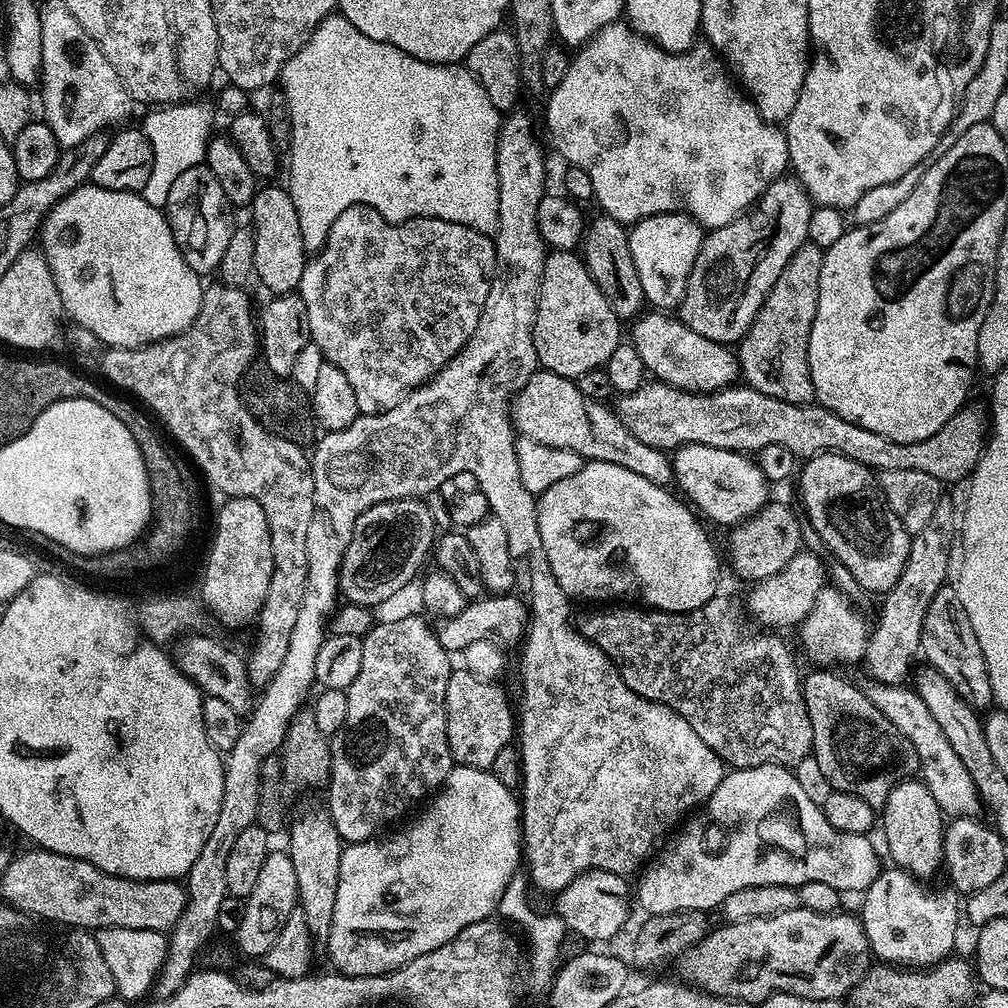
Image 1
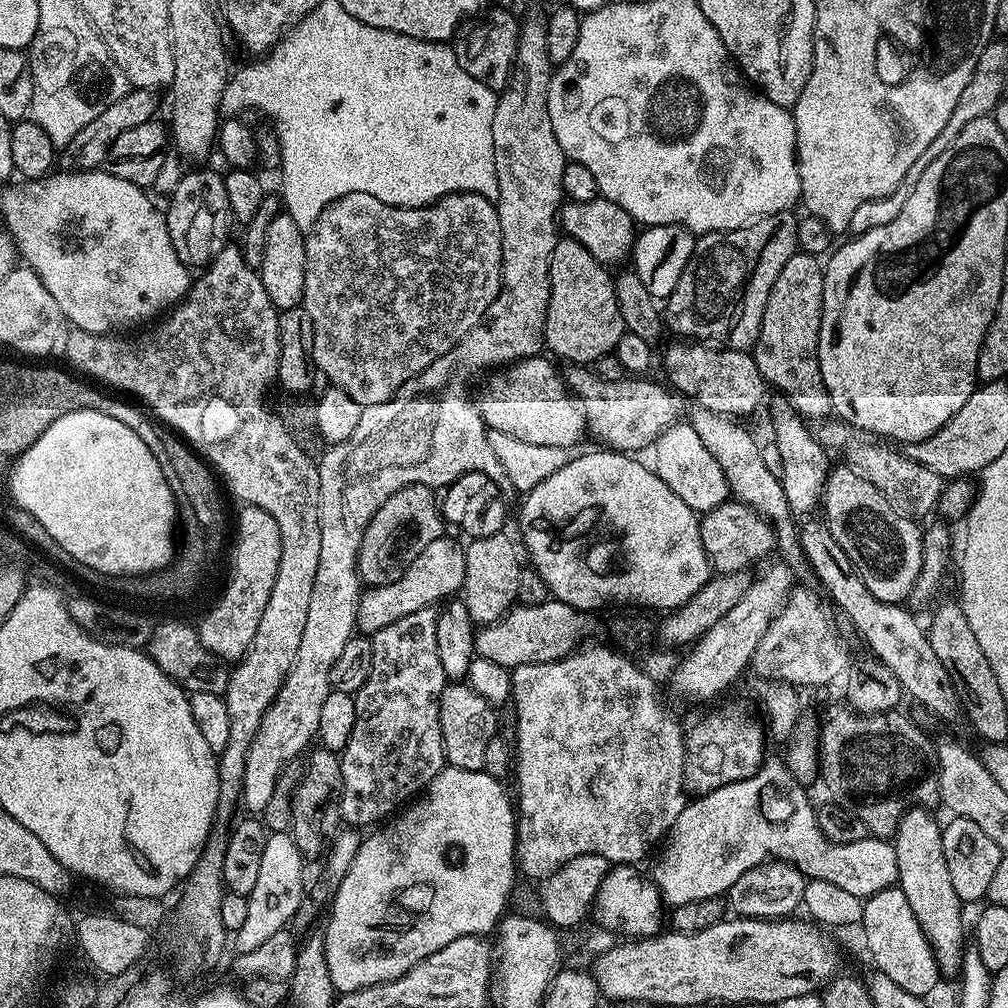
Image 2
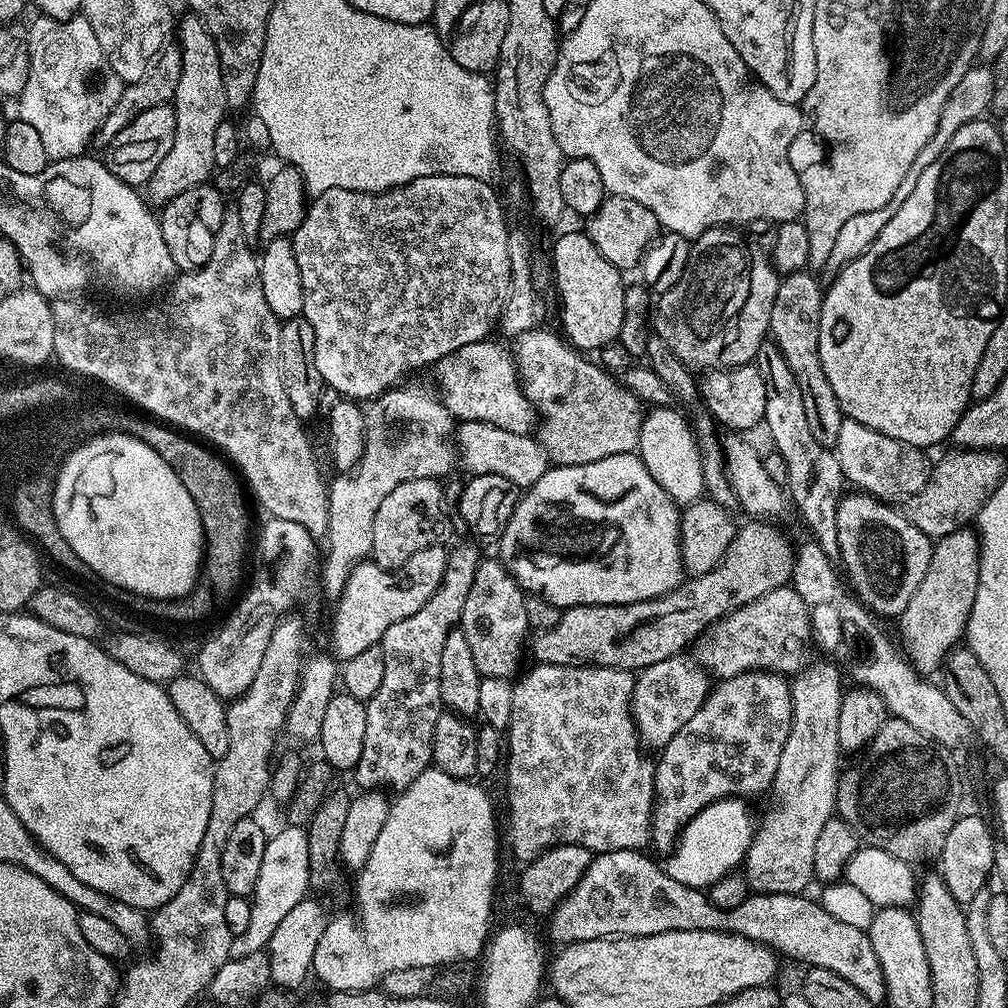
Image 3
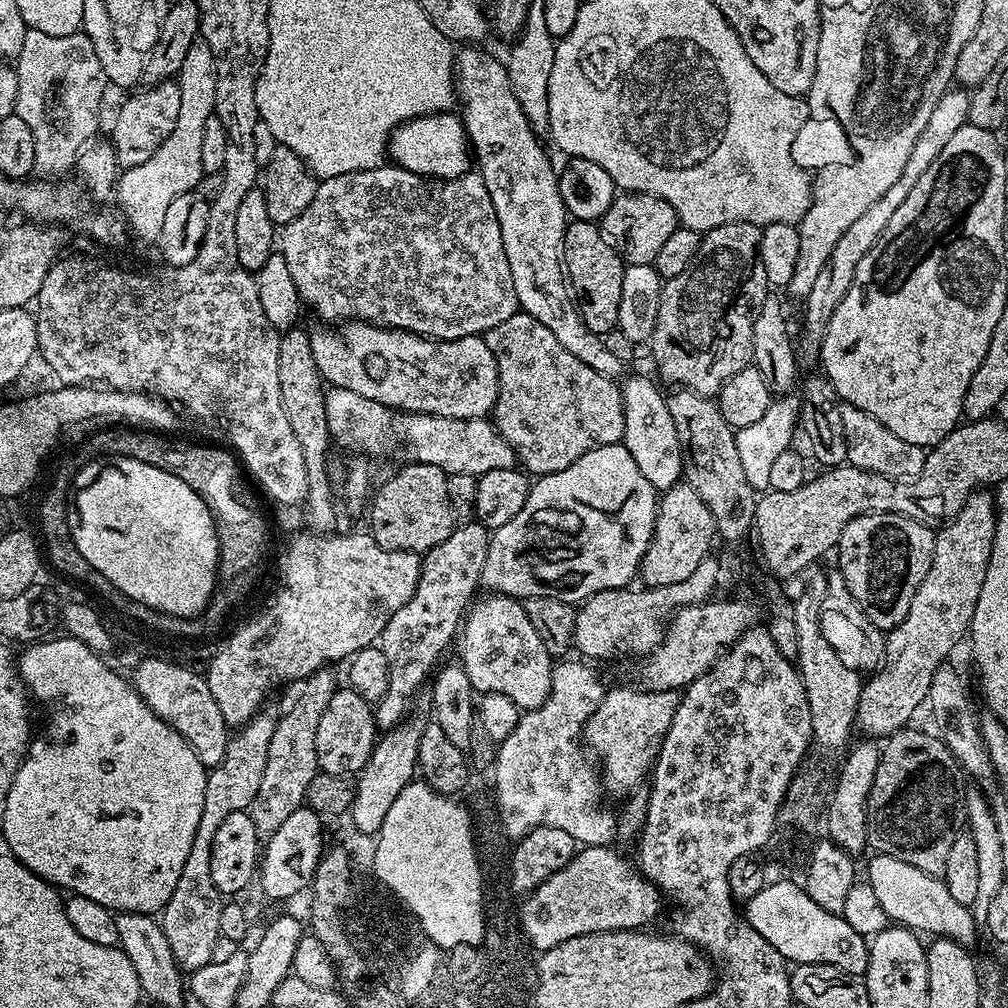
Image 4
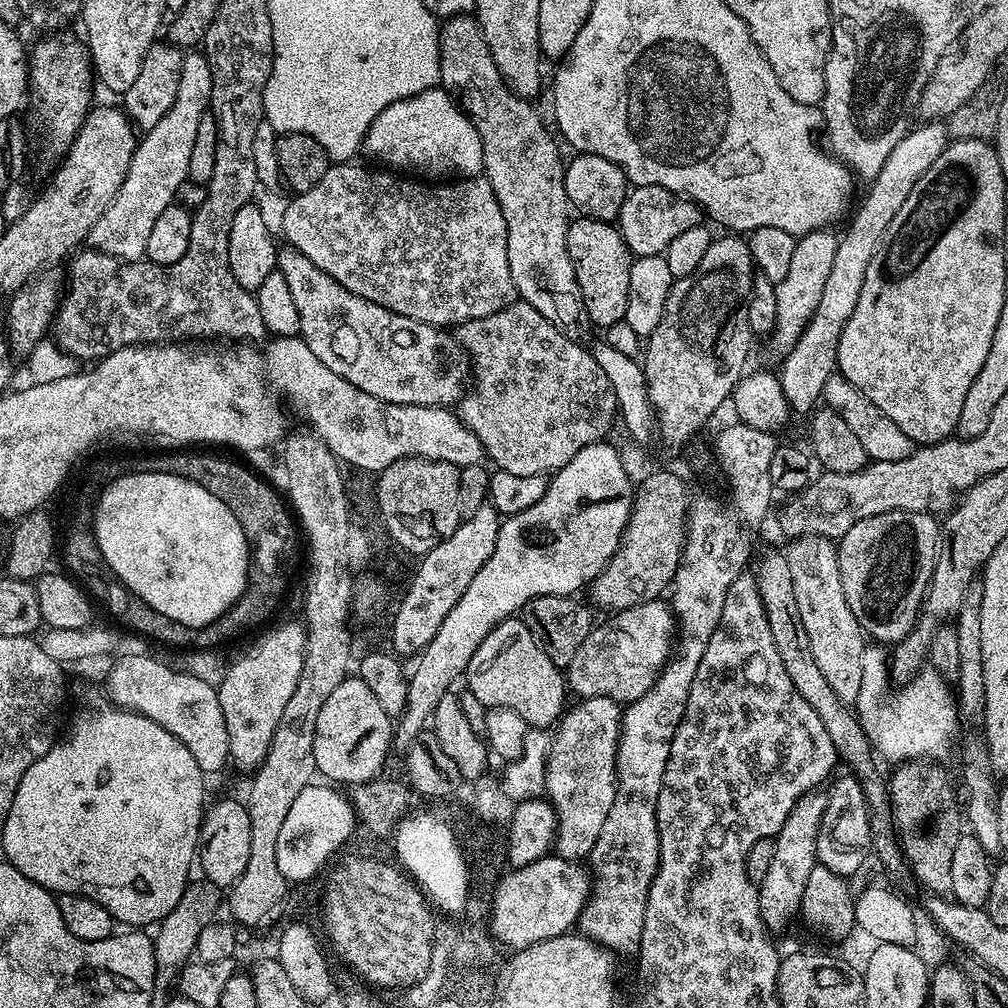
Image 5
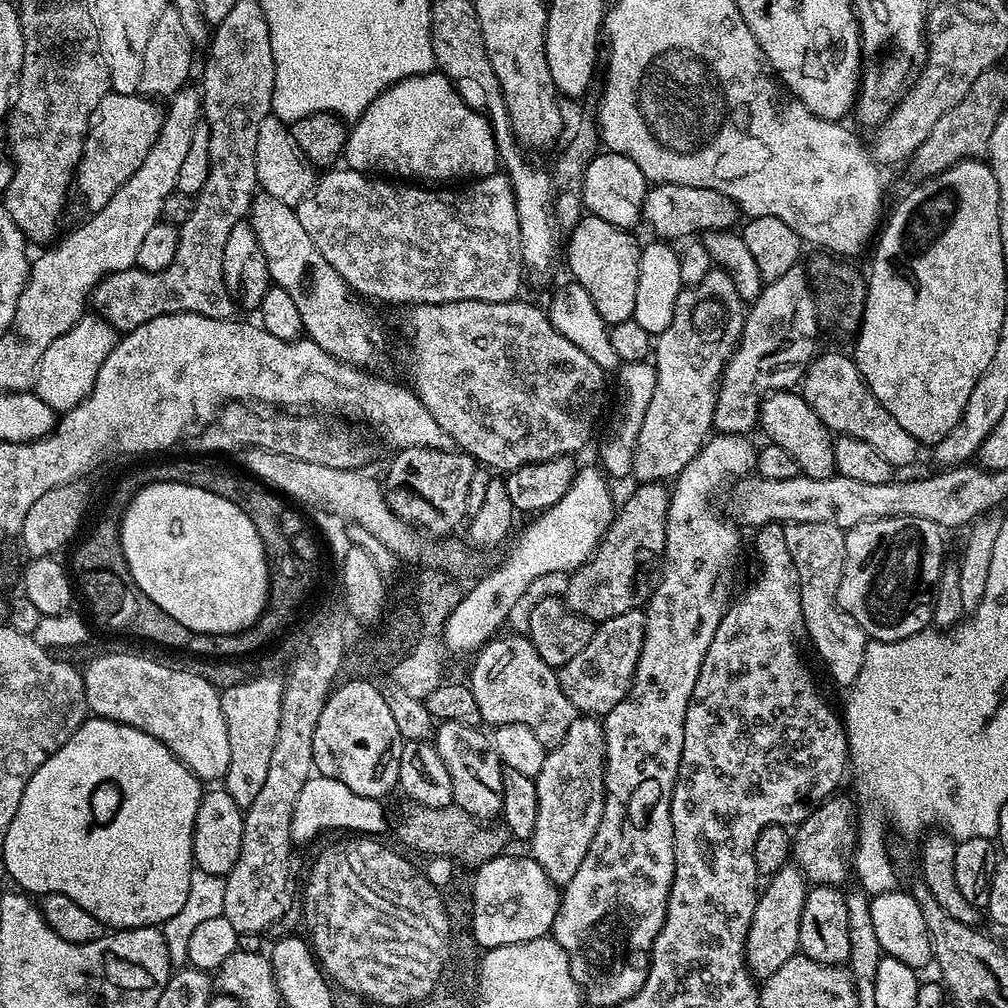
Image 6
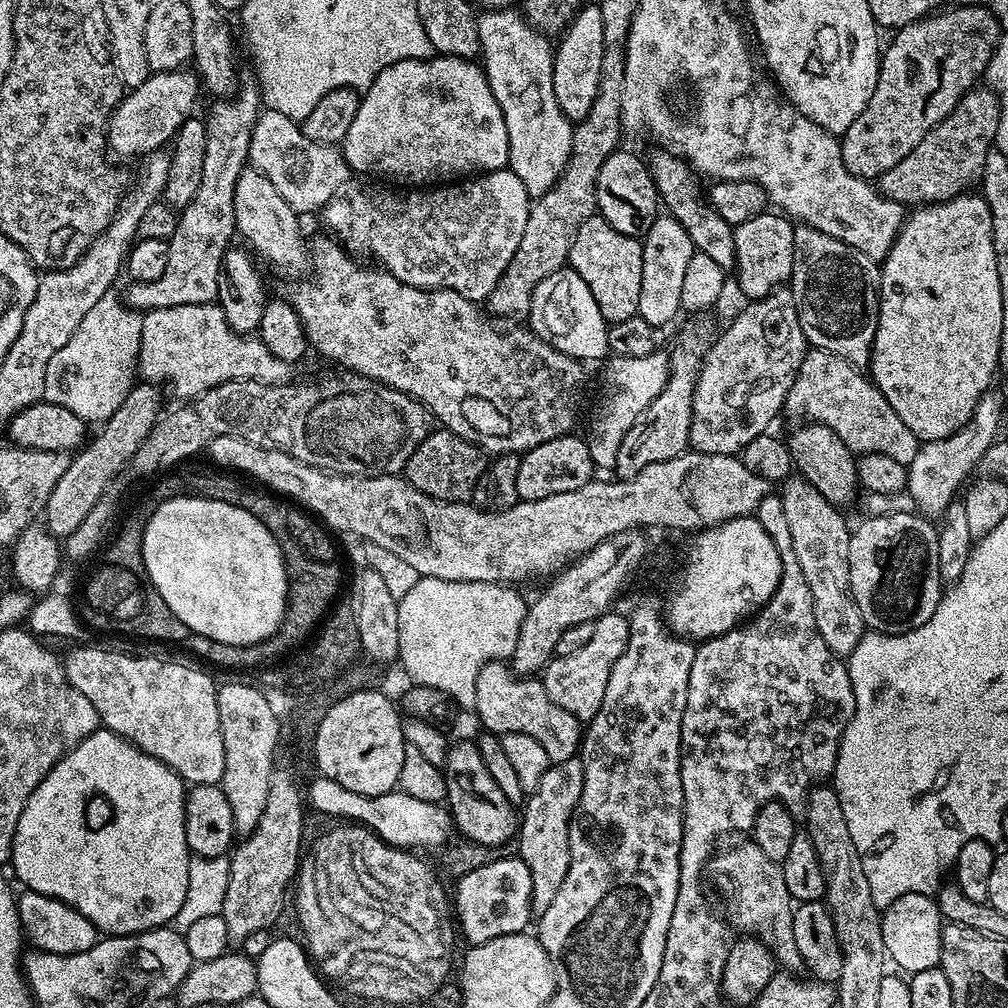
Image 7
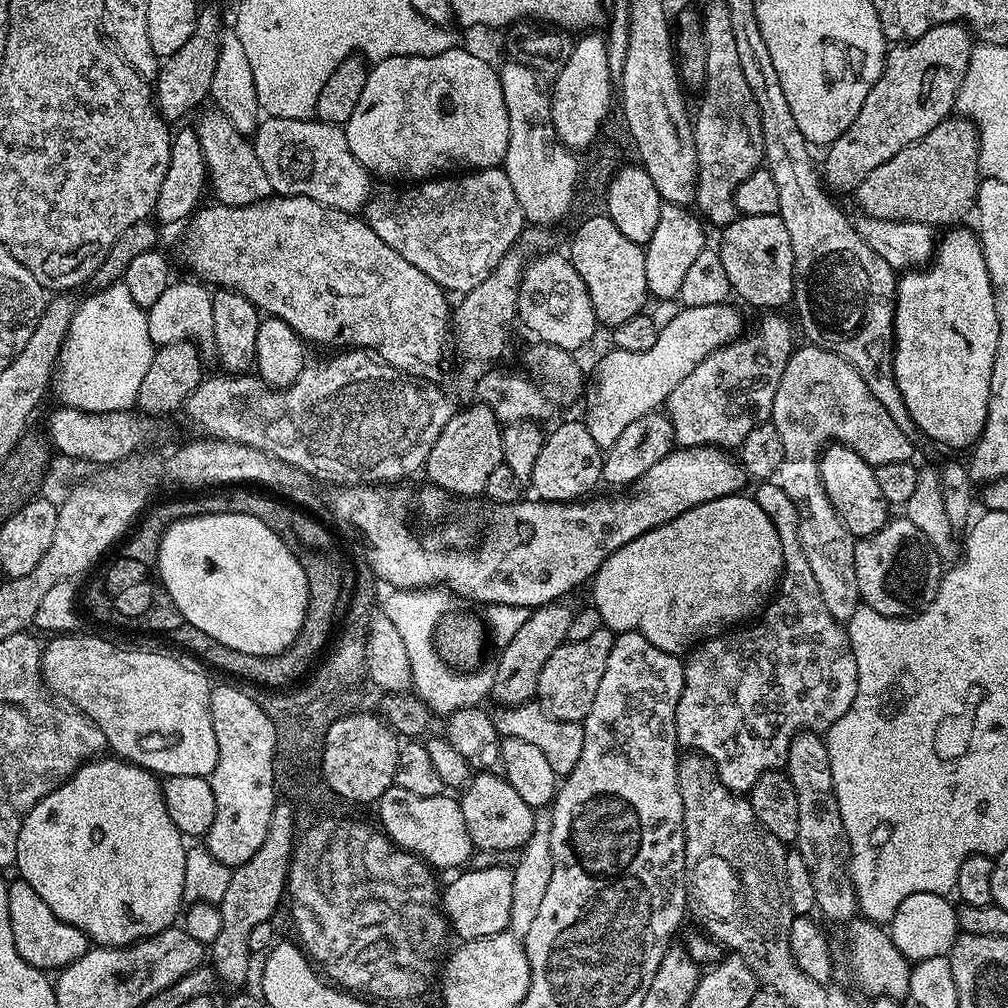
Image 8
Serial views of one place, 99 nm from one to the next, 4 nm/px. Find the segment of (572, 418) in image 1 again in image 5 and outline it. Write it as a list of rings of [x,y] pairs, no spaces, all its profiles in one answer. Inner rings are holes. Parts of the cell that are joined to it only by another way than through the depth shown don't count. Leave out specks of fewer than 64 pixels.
[[[284,246],[279,249],[278,270],[290,286],[304,344],[310,346],[310,350],[314,350],[314,358],[318,358],[318,362],[324,363],[329,370],[334,370],[338,378],[346,378],[346,382],[358,386],[358,390],[374,394],[374,398],[382,398],[384,402],[446,409],[459,405],[470,384],[470,361],[468,353],[451,331],[391,312],[386,306],[346,290],[330,274],[318,270],[318,266],[314,266],[314,262],[310,262],[310,258],[297,248]]]

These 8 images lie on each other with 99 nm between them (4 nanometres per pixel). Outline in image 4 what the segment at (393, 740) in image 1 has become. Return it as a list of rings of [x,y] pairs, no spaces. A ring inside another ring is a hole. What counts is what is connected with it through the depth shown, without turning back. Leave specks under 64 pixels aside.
[[[479,522],[462,524],[461,528],[460,525],[453,527],[446,542],[438,542],[438,546],[423,553],[418,586],[410,602],[406,602],[406,606],[402,606],[402,610],[398,610],[398,614],[394,614],[394,618],[390,618],[382,630],[378,646],[382,654],[386,654],[388,689],[374,708],[377,729],[387,730],[405,723],[407,716],[404,715],[411,710],[412,699],[419,694],[423,684],[425,687],[429,683],[441,663],[440,655],[447,650],[455,636],[457,639],[464,617],[477,595],[476,588],[481,587],[482,566],[486,566],[490,532]]]

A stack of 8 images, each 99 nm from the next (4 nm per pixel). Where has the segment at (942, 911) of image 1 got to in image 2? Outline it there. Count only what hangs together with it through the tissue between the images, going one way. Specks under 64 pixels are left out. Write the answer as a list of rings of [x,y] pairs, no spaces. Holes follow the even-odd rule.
[[[899,886],[878,890],[878,894],[864,900],[863,928],[864,944],[876,963],[873,964],[875,971],[886,974],[898,982],[902,990],[910,990],[910,994],[931,997],[942,973],[930,942],[926,934],[922,934],[922,926],[918,926],[918,918],[914,918],[914,910],[910,910],[910,902],[906,902],[906,894],[902,894]]]

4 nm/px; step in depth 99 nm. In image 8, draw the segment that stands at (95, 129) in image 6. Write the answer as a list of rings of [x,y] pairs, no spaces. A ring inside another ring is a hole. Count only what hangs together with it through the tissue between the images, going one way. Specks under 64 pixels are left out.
[[[201,7],[196,14],[194,34],[190,34],[186,46],[181,46],[161,63],[160,74],[154,81],[154,99],[165,120],[180,120],[203,100],[209,99],[210,82],[214,82],[214,66],[218,66],[221,35],[219,10]]]

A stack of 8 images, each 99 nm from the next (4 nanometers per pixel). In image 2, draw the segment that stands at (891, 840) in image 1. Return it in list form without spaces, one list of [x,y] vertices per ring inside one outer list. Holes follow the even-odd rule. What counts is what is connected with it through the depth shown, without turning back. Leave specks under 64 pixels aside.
[[[913,806],[905,812],[896,831],[896,861],[898,874],[896,879],[902,894],[906,894],[906,902],[910,902],[910,910],[914,910],[914,918],[918,918],[918,926],[922,926],[922,934],[932,947],[934,958],[938,962],[941,973],[959,973],[964,962],[964,916],[960,913],[962,901],[950,883],[950,870],[946,866],[946,854],[942,854],[942,824],[931,816],[924,806]]]

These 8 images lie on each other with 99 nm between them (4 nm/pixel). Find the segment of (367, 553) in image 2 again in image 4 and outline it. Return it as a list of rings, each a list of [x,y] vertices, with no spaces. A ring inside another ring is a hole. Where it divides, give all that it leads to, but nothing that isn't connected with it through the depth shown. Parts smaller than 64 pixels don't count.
[[[405,463],[405,468],[400,468],[380,489],[375,489],[370,500],[370,519],[372,525],[370,531],[373,538],[386,550],[398,550],[399,552],[415,552],[423,554],[429,552],[438,542],[446,542],[450,538],[454,527],[454,513],[451,506],[450,494],[447,492],[447,480],[449,473],[444,472],[438,466],[429,464]]]

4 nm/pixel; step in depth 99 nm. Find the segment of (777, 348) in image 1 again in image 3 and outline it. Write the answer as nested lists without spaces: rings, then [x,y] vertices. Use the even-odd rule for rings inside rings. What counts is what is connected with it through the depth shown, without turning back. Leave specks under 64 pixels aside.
[[[811,271],[791,272],[781,279],[778,294],[774,294],[774,310],[770,310],[771,343],[782,350],[782,358],[786,358],[786,366],[794,373],[798,386],[802,389],[802,402],[806,405],[806,419],[810,421],[810,430],[814,438],[822,446],[835,449],[838,442],[838,426],[842,426],[845,415],[838,406],[838,398],[834,398],[834,390],[826,378],[826,370],[822,370],[822,358],[818,354],[818,334],[822,318],[822,302],[825,289],[812,276]]]

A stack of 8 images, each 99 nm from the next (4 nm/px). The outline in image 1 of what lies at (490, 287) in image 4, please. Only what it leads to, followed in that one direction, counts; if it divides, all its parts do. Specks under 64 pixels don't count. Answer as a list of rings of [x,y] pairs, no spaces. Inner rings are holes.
[[[356,204],[338,214],[334,226],[330,226],[324,247],[305,263],[298,294],[308,307],[308,334],[311,343],[323,353],[325,361],[338,366],[347,376],[347,381],[354,389],[361,415],[372,415],[393,409],[409,392],[436,376],[445,364],[464,348],[466,342],[473,336],[474,326],[478,326],[478,319],[481,318],[482,307],[485,305],[495,275],[496,246],[489,233],[480,232],[476,228],[458,222],[439,220],[433,216],[420,216],[417,220],[407,220],[405,224],[392,224],[386,218],[382,218],[382,214],[378,214],[378,210],[374,210],[370,205]]]

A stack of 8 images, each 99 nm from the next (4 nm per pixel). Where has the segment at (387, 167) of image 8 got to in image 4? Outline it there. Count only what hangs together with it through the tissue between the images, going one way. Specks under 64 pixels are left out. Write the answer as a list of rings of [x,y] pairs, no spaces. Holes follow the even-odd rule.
[[[451,111],[431,112],[428,116],[415,116],[413,120],[407,120],[404,124],[397,126],[388,140],[387,155],[390,157],[391,163],[397,168],[405,168],[419,176],[437,180],[453,180],[459,176],[465,176],[473,167],[474,156],[470,151],[468,134],[464,131],[463,119],[459,115],[452,115]]]

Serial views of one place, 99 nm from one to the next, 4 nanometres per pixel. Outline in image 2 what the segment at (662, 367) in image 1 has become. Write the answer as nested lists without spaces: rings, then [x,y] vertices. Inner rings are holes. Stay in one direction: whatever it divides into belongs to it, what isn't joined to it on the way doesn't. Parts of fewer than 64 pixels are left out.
[[[704,342],[676,343],[680,344],[672,344],[664,352],[664,368],[668,371],[667,383],[685,401],[729,418],[748,416],[763,402],[766,385],[762,374],[758,374],[751,351],[709,346]]]

